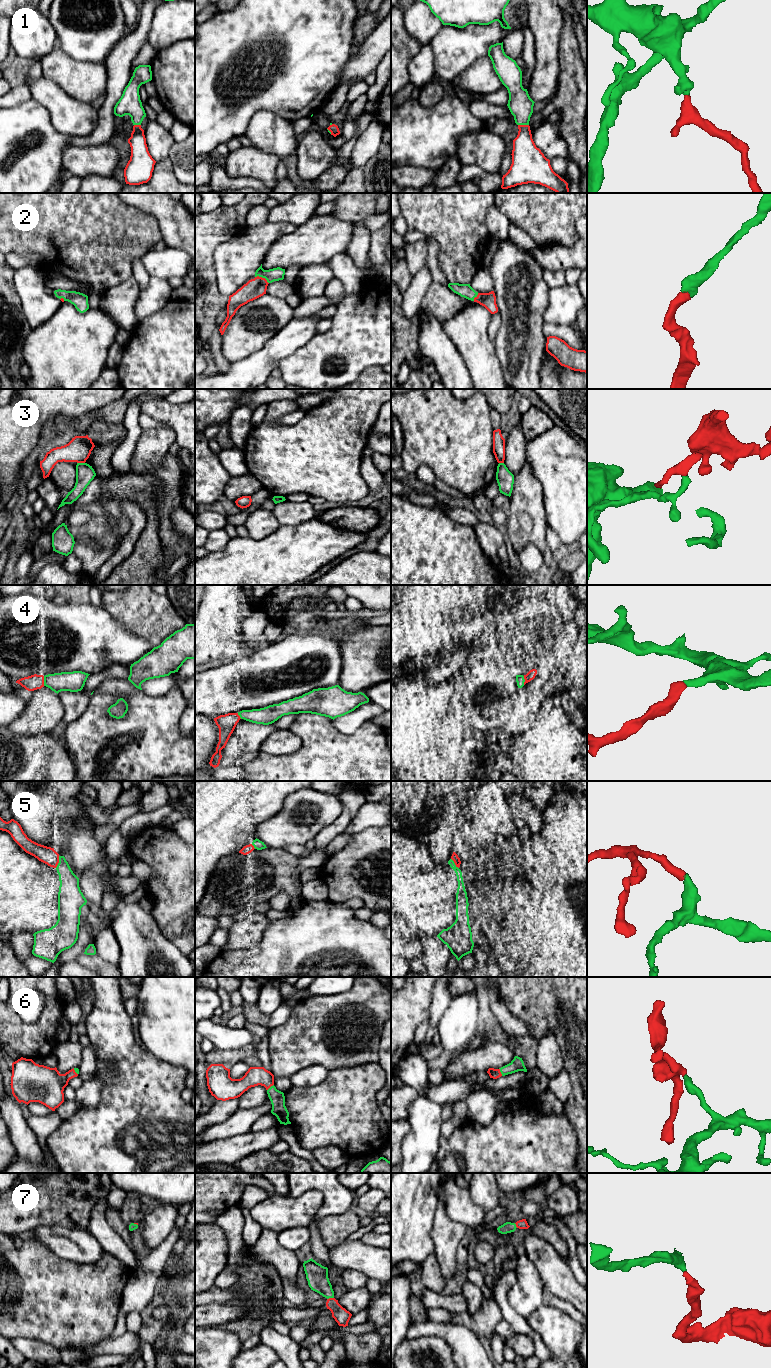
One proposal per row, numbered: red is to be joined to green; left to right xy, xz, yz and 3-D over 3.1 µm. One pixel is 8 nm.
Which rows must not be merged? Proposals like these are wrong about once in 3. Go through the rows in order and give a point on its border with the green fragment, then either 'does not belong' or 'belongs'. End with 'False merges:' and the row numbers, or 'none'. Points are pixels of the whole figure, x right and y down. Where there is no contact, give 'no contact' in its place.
1: contact yz (523, 124); belongs
2: contact xz (262, 277); belongs
3: contact xy (81, 463); does not belong
4: contact xy (44, 681); belongs
5: contact xy (59, 862); belongs
6: contact yz (500, 1071); belongs
7: contact xz (330, 1297); belongs
False merges: 3

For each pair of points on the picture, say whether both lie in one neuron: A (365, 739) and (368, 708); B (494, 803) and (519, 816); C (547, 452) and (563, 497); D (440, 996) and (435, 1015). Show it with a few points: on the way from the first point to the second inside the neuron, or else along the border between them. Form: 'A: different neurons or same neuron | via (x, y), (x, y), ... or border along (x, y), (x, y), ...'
A: different neurons | border along (371, 719), (363, 722), (351, 733), (347, 734)
B: different neurons | border along (506, 798), (513, 822), (521, 828)
C: same neuron | via (558, 463), (563, 468), (563, 486)
D: same neuron | via (440, 1001), (437, 1010)

